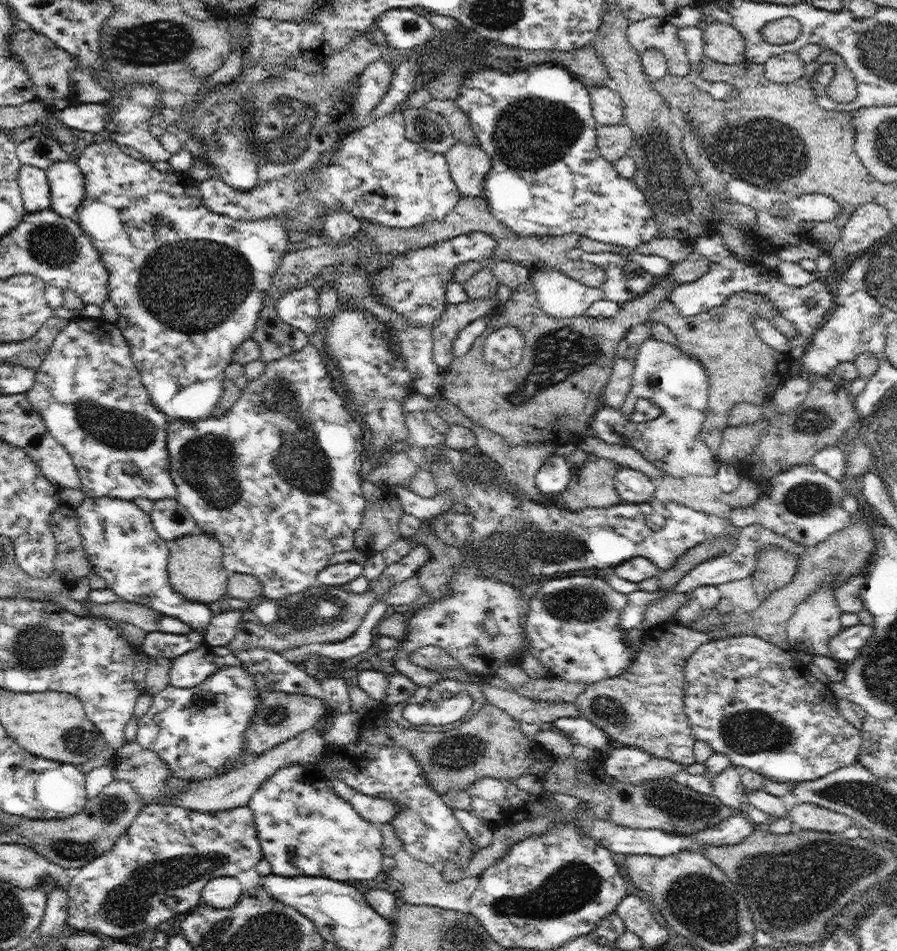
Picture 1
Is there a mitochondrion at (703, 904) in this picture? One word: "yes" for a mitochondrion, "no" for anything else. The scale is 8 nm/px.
yes

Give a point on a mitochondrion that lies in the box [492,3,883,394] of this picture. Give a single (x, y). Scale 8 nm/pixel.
(767, 149)

